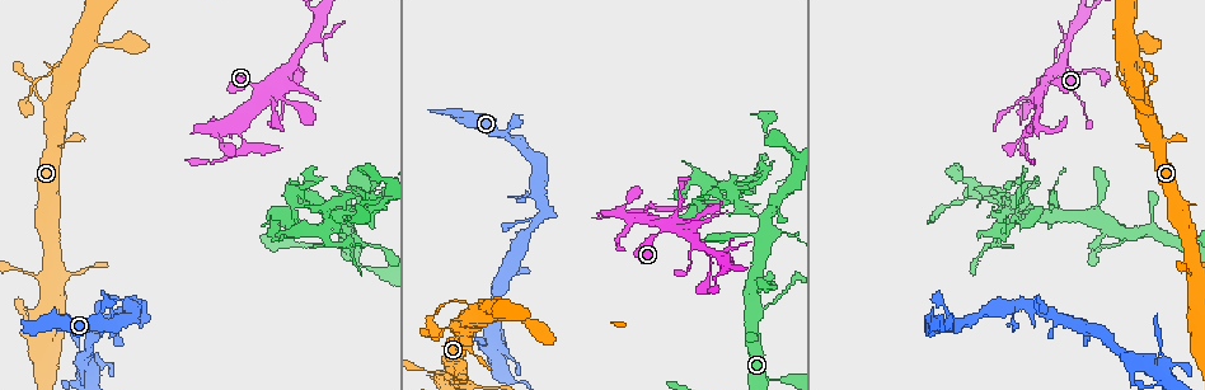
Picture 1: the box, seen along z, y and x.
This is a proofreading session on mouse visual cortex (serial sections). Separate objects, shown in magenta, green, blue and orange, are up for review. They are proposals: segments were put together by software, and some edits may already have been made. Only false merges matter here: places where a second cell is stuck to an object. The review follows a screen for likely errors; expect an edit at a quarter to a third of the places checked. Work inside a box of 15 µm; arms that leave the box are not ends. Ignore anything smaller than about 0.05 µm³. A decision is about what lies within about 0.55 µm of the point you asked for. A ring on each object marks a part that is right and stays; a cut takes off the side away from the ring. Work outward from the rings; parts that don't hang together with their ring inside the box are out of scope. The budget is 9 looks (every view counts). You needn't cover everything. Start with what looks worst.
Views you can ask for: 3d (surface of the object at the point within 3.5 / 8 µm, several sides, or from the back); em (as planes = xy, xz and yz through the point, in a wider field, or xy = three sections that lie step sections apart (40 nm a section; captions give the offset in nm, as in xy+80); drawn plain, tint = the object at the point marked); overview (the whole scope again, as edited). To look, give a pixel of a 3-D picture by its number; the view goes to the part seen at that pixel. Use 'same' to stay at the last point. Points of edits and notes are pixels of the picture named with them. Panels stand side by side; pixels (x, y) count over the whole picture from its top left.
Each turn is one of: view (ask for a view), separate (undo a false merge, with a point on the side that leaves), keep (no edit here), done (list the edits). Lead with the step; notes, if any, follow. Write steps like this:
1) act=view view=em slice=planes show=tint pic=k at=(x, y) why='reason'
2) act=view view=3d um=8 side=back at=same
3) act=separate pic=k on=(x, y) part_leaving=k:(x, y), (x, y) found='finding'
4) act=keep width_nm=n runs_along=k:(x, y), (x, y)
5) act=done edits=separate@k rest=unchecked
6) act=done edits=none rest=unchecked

act=view view=3d um=3.5 side=back pic=1 at=(672, 227) why='a narrow waist'

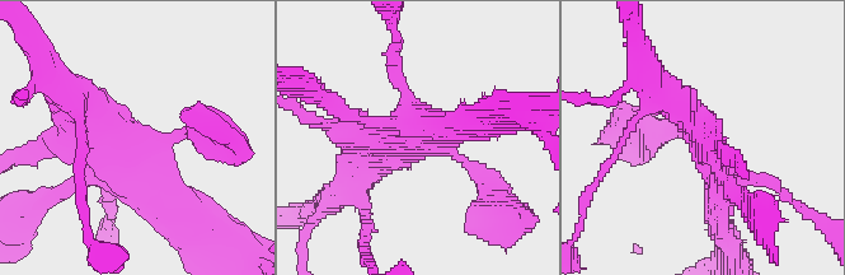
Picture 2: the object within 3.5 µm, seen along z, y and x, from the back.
act=view view=em slice=planes show=tint pic=2 at=(424, 138) why='shape alone is not enough'

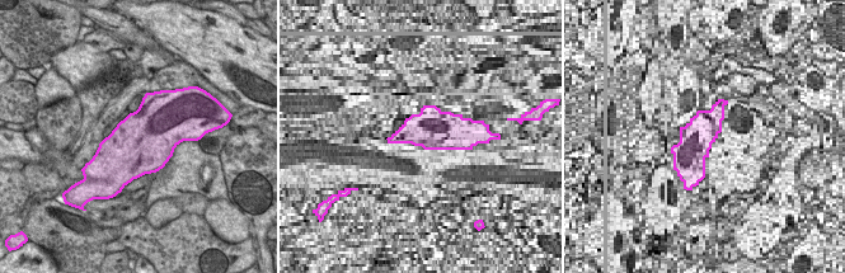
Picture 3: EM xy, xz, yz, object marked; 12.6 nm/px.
act=keep found='all the same cell'

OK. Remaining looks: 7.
act=view view=3d um=3.5 pic=1 at=(1021, 142) why='abrupt turn'

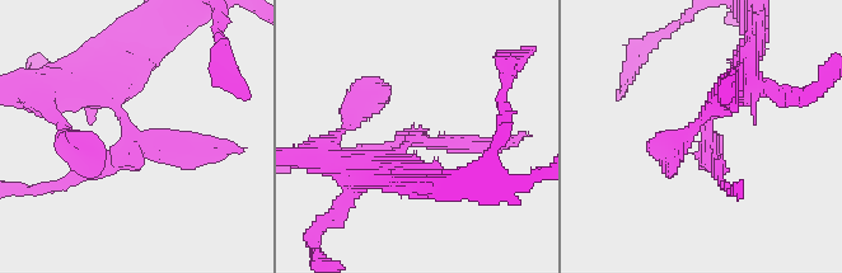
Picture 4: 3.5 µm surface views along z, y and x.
act=view view=em slice=xy step=1 show=tint pic=4 at=(131, 129)

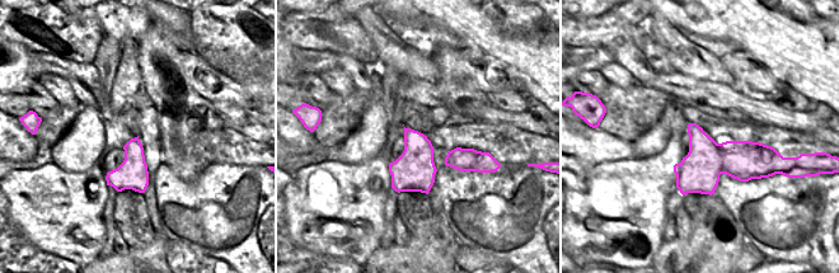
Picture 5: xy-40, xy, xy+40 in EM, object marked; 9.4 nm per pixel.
act=view view=em slice=xy step=3 show=tint at=same

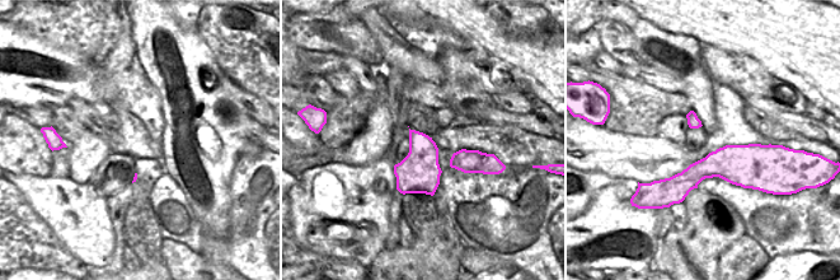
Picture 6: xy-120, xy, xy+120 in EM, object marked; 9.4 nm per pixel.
act=separate pic=4 on=(709, 166) part_leaving=4:(125, 123), (153, 142), (242, 150) found='a second cell is stuck on'

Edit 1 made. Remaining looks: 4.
act=view view=overview why='redraw'

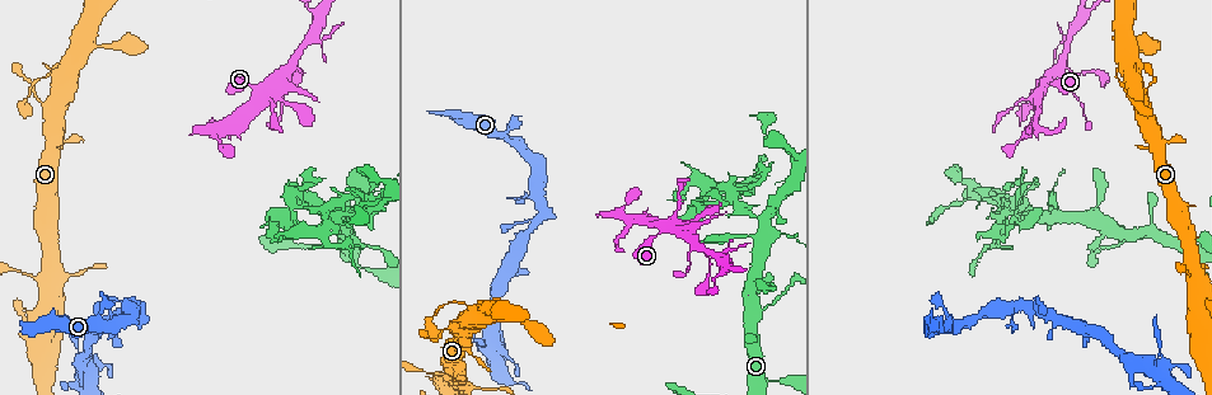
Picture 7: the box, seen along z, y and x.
act=view view=3d um=3.5 side=back pic=7 at=(1049, 214) why='looks like a crossing'

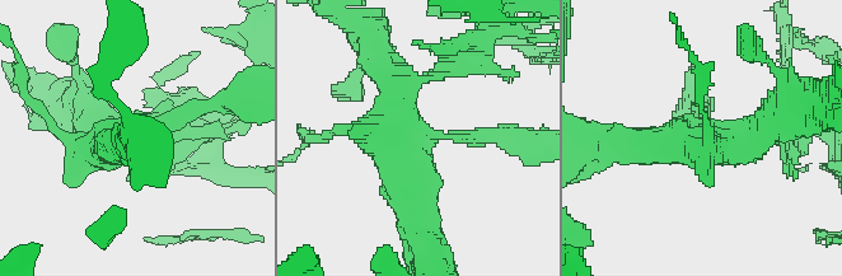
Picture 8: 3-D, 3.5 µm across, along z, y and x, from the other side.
act=view view=em slice=xy step=1 show=tint pic=8 at=(699, 144)

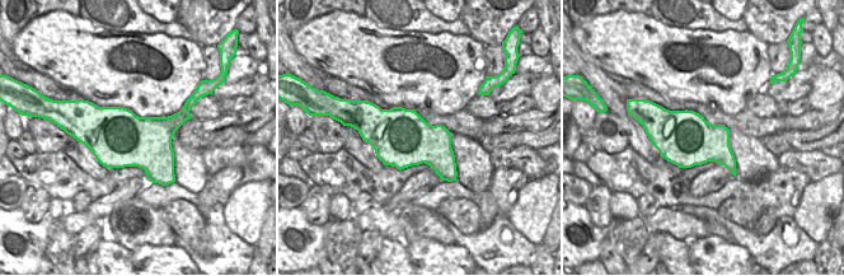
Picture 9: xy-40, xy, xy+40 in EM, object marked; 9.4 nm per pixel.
act=keep runs_along=8:(415, 216), (400, 89), (435, 76) found='continuous, no second cell'

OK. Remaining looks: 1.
act=done edits=separate@4 rest=unchecked

